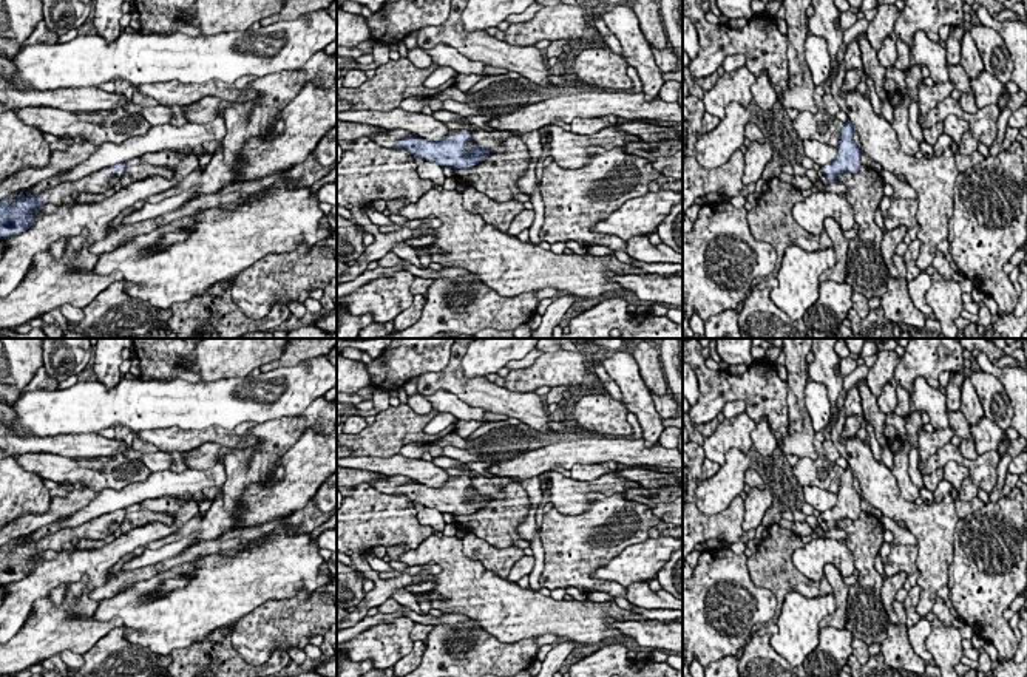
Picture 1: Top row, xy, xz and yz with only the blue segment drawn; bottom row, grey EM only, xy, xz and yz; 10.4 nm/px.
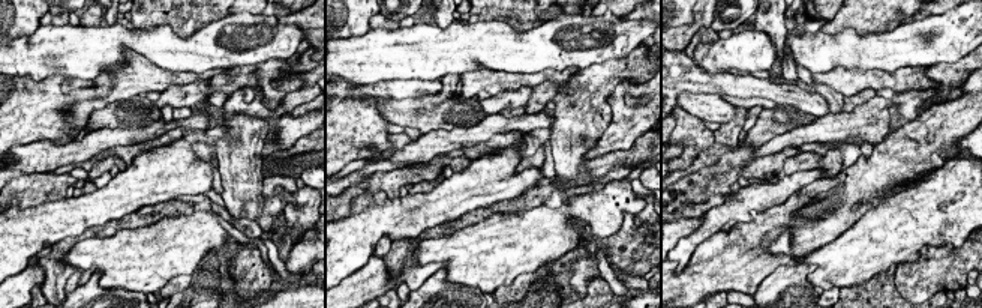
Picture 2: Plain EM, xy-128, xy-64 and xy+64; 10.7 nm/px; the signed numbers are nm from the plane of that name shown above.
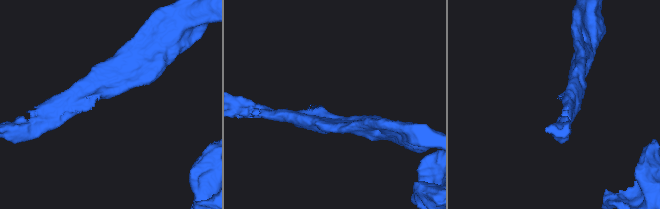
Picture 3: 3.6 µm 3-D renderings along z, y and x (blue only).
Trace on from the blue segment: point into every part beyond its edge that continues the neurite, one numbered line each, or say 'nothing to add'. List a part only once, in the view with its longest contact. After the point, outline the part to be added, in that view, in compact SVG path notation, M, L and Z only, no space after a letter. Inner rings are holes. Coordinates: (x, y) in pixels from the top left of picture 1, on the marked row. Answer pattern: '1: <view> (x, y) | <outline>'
1: xy (102, 181) | M103 168L94 175L85 176L79 181L60 182L56 187L48 187L39 193L43 204L62 206L63 198L74 193L107 193L114 184L120 181L122 170Z

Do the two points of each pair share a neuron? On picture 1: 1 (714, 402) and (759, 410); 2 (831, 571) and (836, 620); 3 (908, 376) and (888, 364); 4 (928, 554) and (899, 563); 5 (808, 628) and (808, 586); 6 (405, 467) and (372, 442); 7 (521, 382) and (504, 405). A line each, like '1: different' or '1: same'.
1: same
2: same
3: different
4: different
5: different
6: different
7: different

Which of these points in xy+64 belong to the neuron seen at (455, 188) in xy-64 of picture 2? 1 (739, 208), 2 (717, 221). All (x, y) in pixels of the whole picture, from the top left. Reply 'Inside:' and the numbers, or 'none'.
Inside: 1, 2

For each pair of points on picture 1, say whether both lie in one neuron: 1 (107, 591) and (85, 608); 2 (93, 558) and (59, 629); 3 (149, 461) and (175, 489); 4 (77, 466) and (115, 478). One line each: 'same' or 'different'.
1: same
2: different
3: different
4: same

